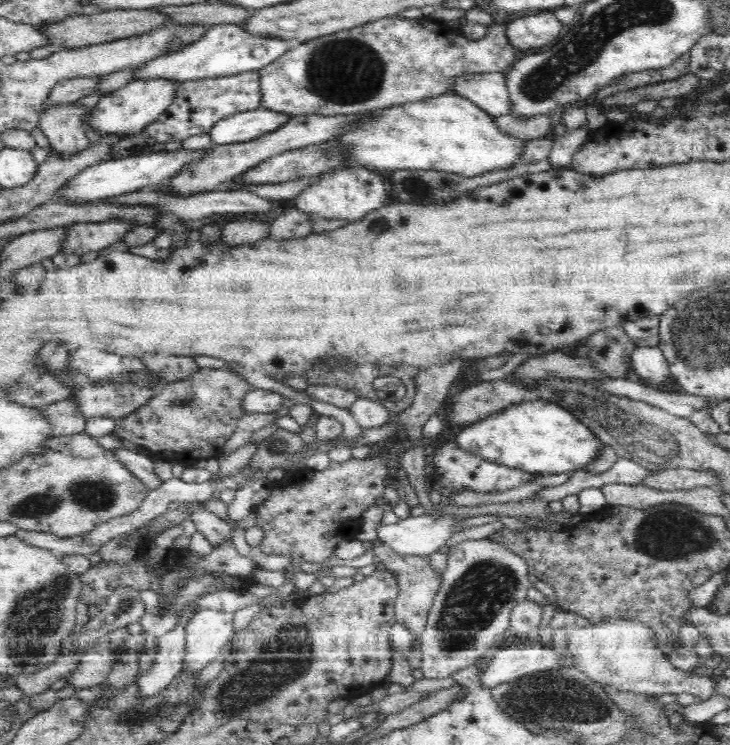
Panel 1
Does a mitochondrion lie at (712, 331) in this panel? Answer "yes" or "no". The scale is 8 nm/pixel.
yes

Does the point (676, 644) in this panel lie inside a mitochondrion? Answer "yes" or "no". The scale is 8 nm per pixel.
no

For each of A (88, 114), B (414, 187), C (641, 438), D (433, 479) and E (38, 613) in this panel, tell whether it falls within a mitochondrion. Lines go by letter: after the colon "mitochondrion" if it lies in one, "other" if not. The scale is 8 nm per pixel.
A: other
B: mitochondrion
C: mitochondrion
D: other
E: mitochondrion

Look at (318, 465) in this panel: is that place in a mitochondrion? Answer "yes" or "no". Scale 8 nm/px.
no

